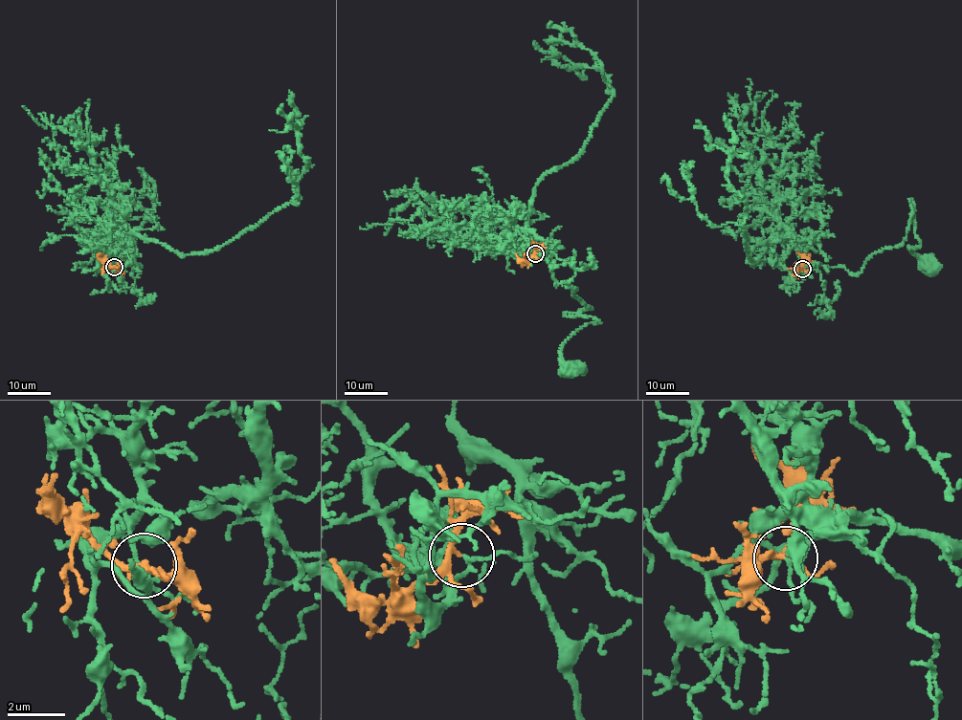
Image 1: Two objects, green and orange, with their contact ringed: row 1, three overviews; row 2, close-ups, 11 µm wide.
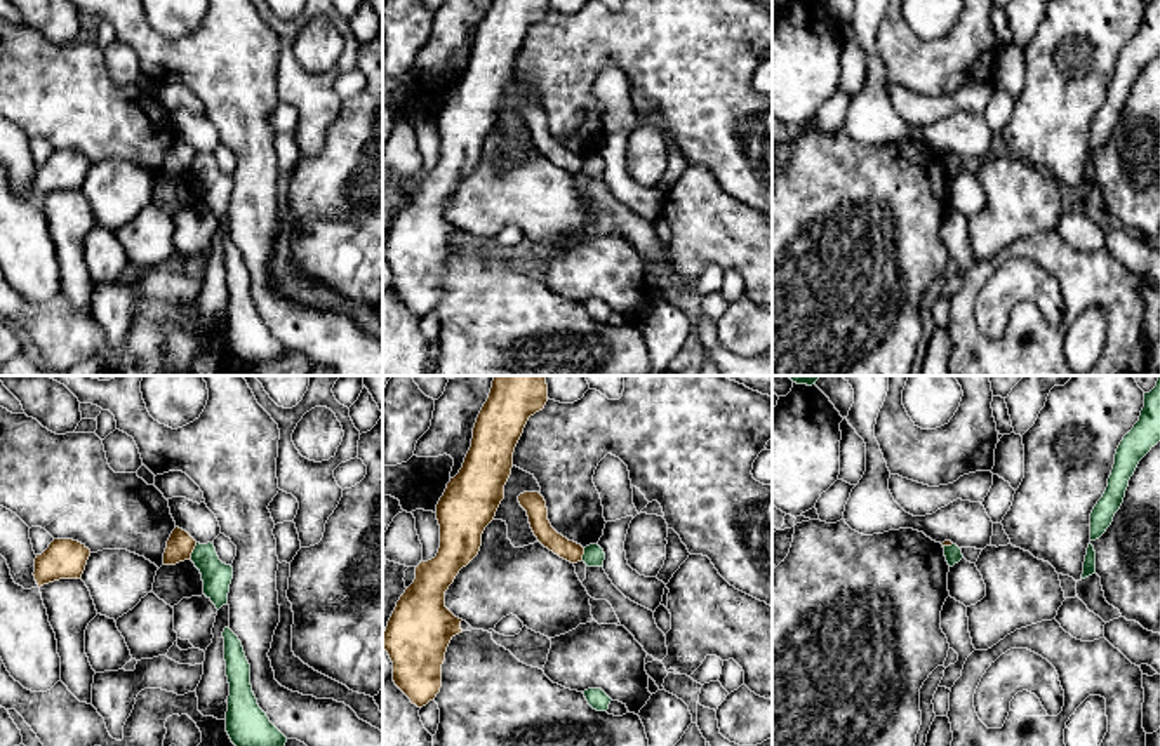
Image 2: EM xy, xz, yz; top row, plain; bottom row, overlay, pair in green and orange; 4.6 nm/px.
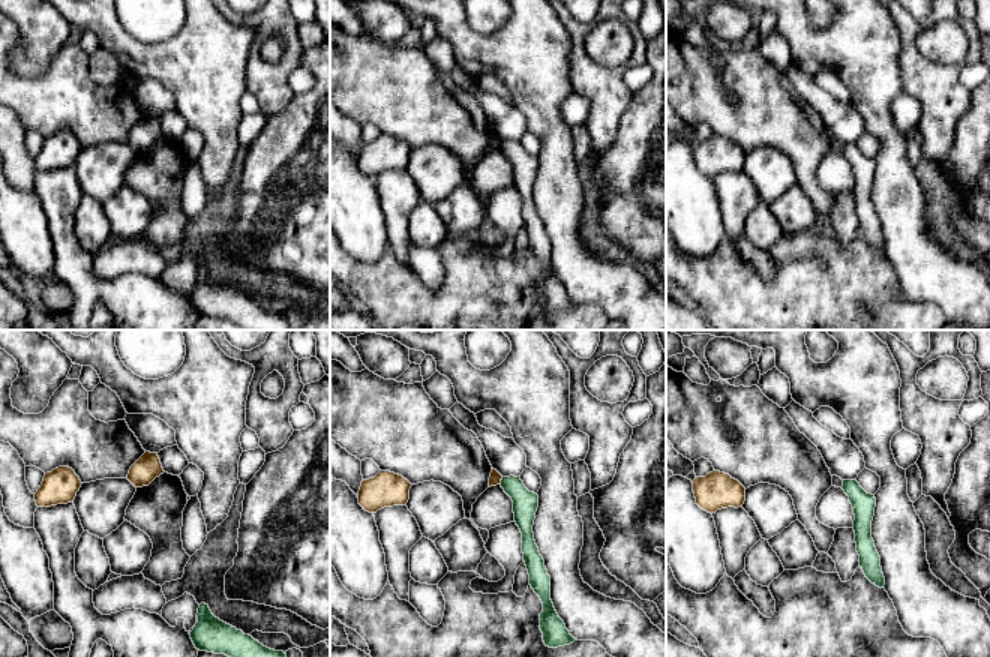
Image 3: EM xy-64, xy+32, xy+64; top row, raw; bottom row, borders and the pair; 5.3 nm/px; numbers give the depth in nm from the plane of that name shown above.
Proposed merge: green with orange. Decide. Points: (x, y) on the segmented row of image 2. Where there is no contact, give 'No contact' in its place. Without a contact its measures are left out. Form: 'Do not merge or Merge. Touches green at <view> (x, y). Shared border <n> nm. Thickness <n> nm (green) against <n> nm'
Do not merge. Touches green at xy (193, 552). Shared border 90 nm. Thickness 140 nm (green) against 130 nm

